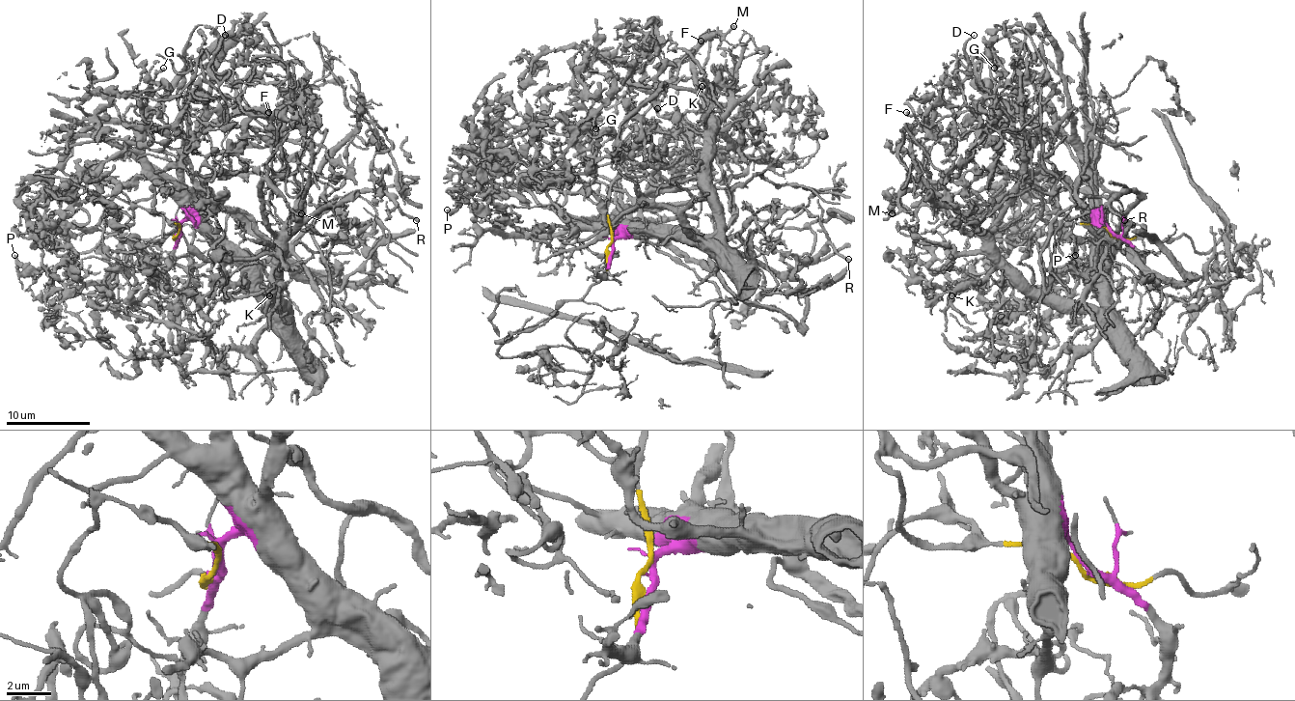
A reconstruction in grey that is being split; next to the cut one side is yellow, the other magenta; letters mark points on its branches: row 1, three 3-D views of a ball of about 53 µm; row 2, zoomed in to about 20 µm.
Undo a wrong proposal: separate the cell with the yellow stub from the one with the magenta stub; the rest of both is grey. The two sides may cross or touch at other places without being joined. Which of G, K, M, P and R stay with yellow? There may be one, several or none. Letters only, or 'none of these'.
G, P

